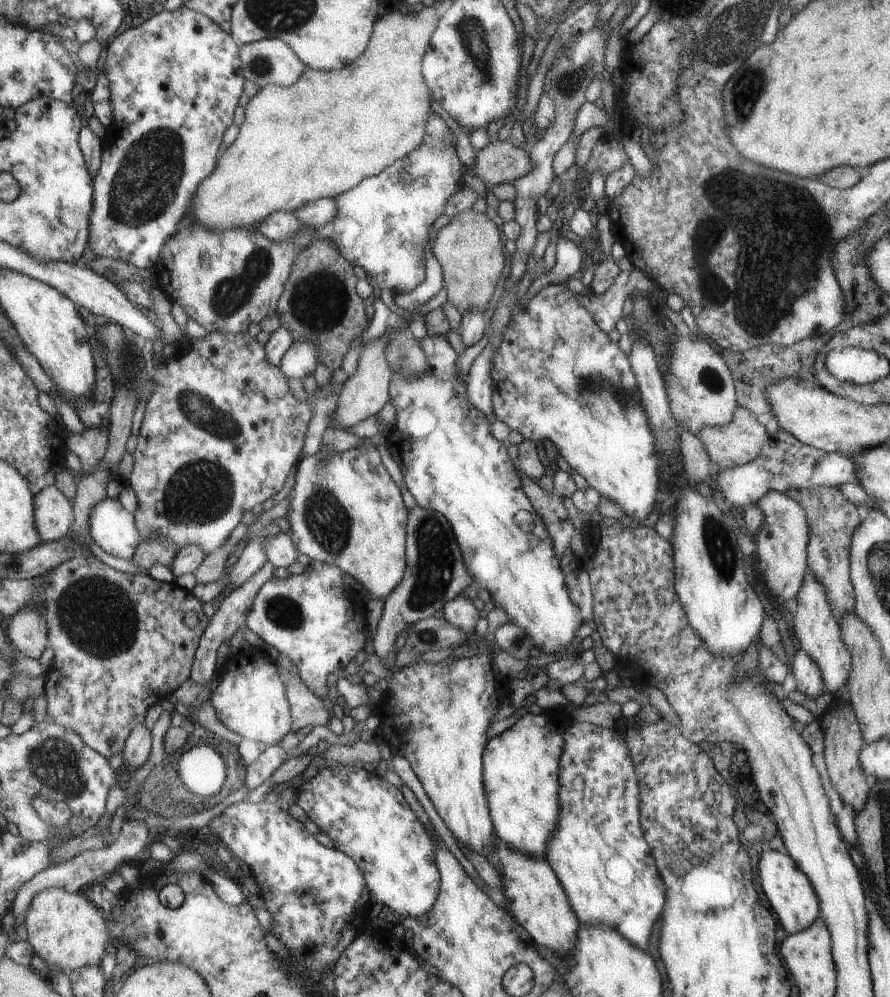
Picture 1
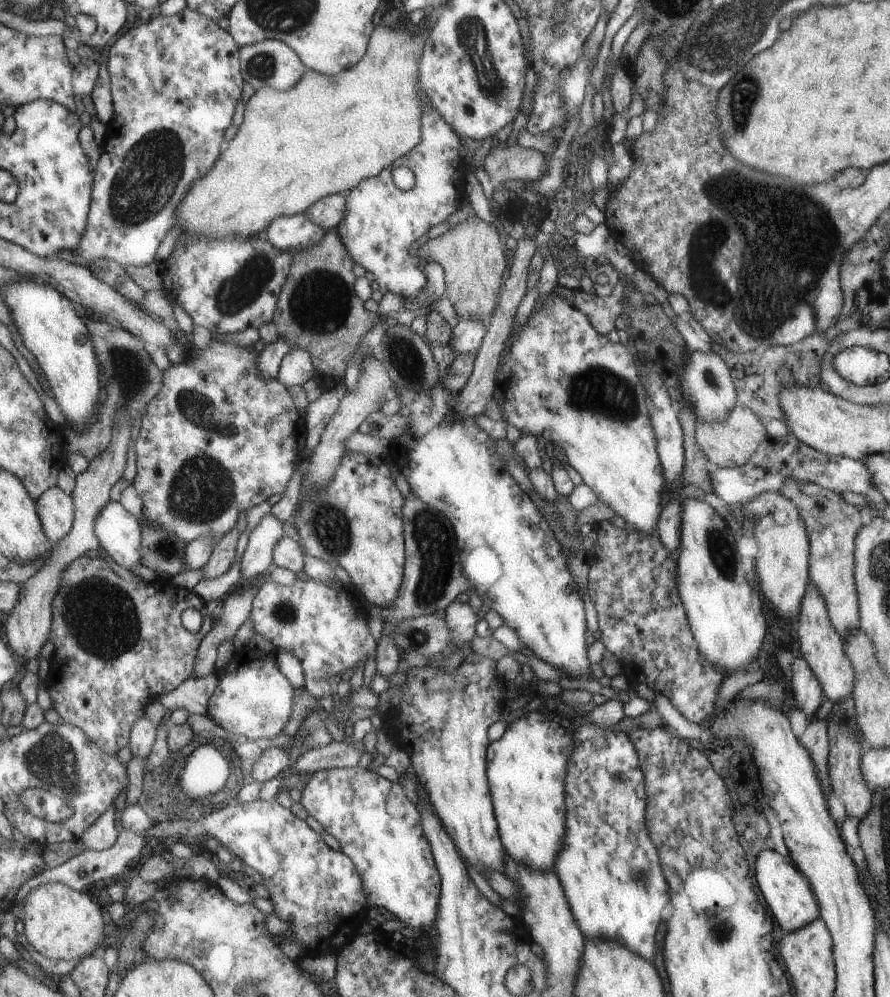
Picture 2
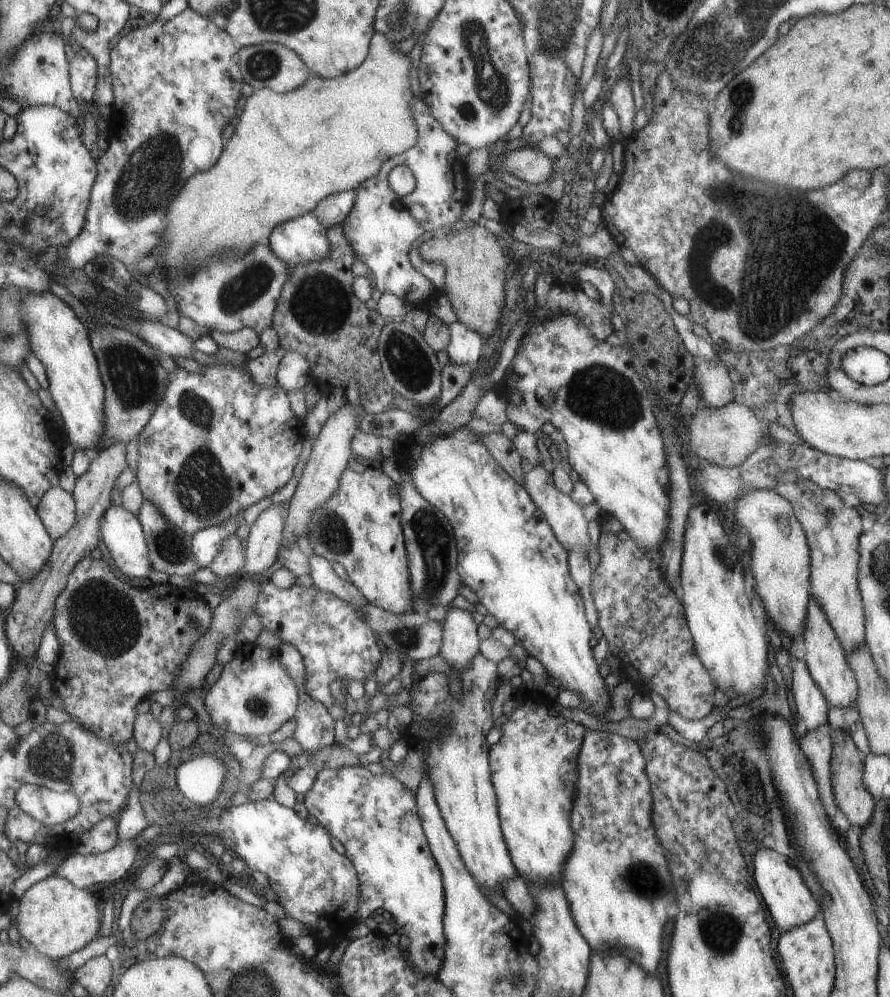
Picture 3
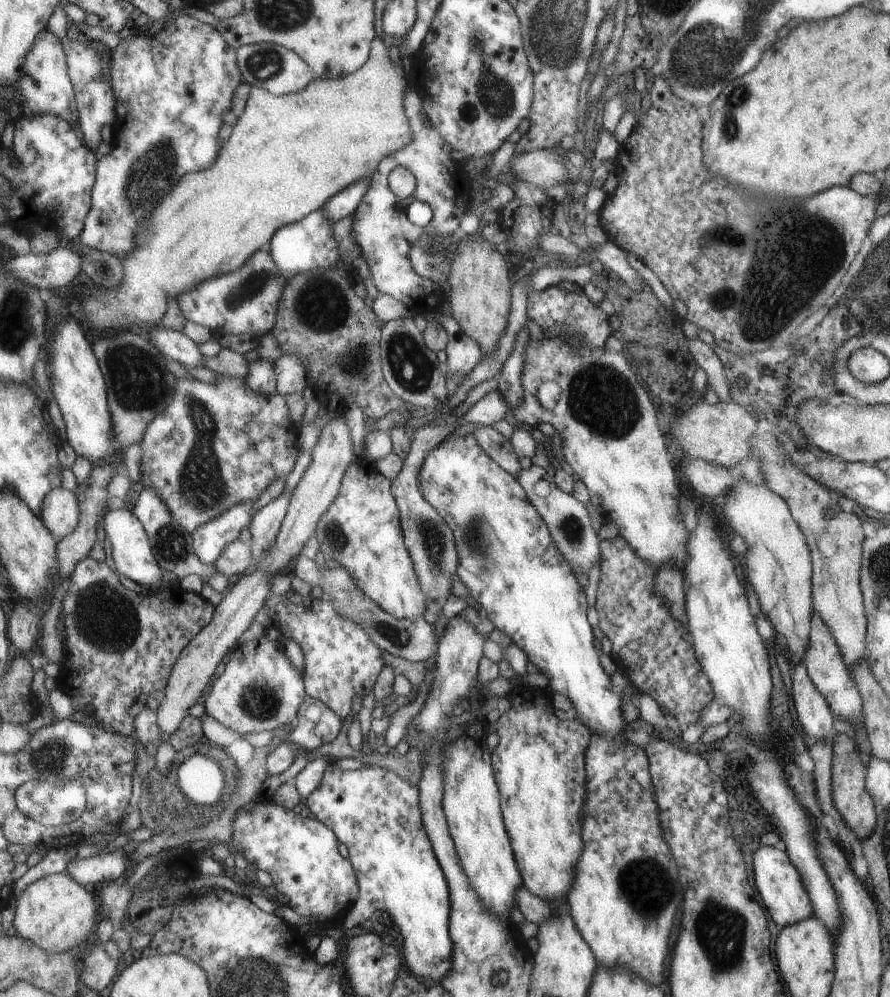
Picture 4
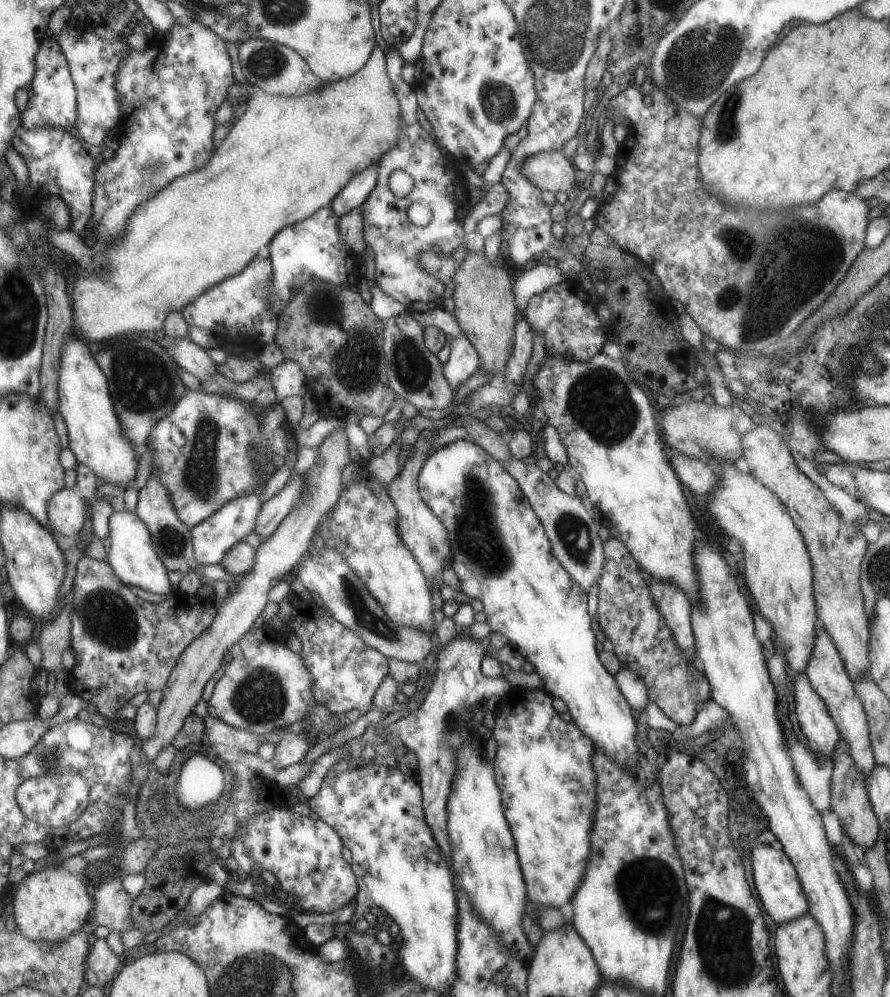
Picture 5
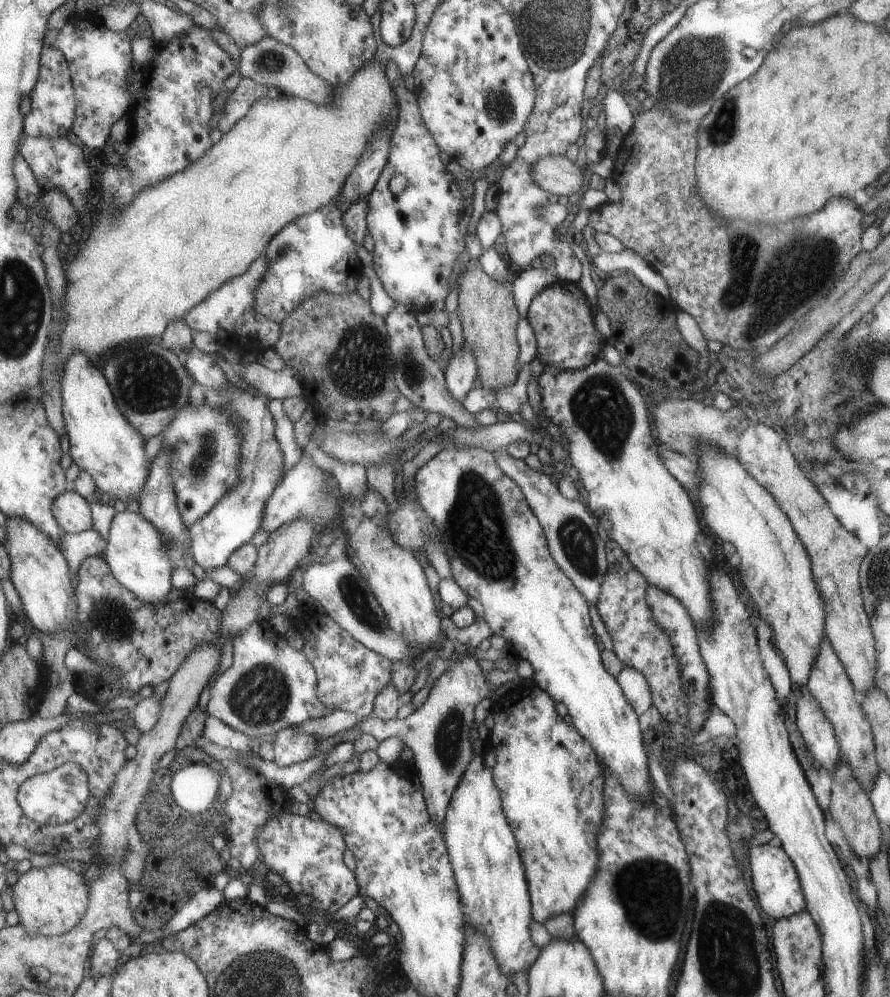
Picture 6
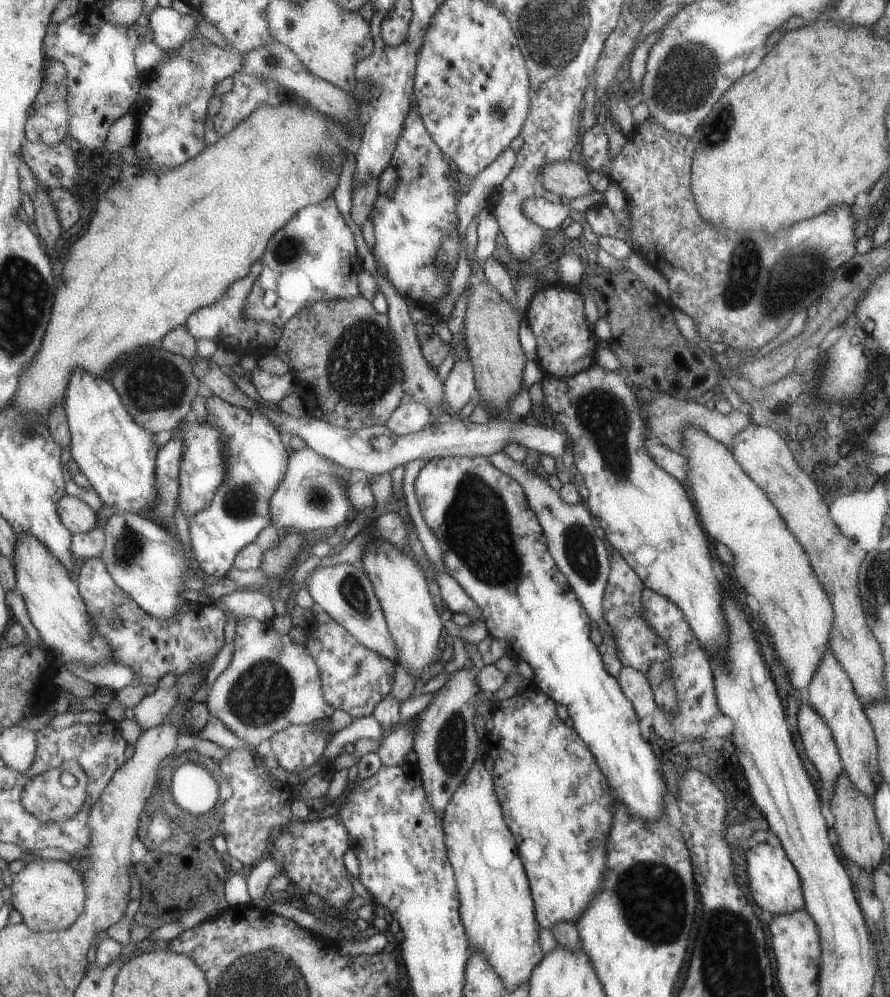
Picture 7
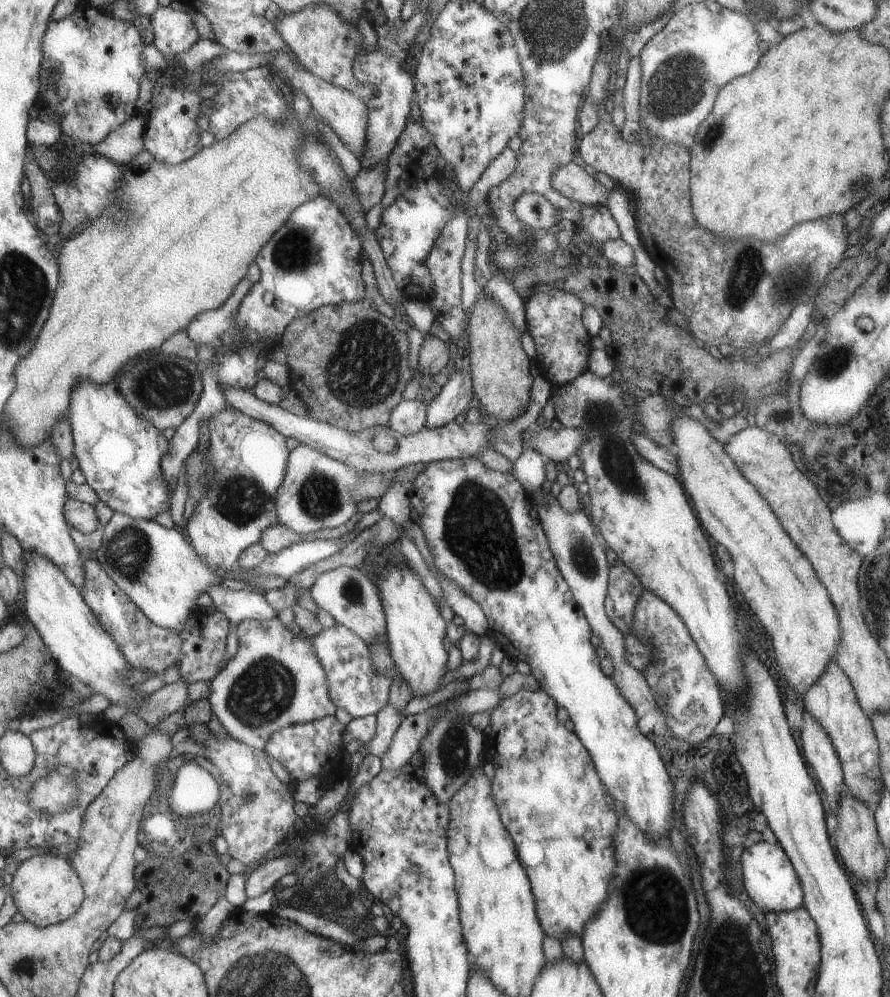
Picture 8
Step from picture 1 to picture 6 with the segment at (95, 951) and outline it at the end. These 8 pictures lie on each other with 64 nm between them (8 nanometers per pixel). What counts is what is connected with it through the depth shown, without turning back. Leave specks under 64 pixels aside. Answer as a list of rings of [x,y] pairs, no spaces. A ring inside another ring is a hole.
[[[50,864],[41,868],[31,867],[28,872],[21,874],[18,881],[12,886],[14,896],[14,909],[20,917],[20,922],[25,929],[33,934],[40,936],[60,936],[73,930],[85,917],[89,909],[89,882],[83,876],[83,873],[77,873],[73,867],[64,866],[64,864]]]

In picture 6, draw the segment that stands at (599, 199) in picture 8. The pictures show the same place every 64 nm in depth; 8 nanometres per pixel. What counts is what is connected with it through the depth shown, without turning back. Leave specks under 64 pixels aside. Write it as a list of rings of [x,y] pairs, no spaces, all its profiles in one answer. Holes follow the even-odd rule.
[[[564,155],[563,156],[545,156],[541,160],[537,160],[531,166],[531,175],[533,182],[535,182],[544,192],[557,195],[557,196],[571,196],[580,192],[582,187],[583,172],[579,162],[570,162]]]

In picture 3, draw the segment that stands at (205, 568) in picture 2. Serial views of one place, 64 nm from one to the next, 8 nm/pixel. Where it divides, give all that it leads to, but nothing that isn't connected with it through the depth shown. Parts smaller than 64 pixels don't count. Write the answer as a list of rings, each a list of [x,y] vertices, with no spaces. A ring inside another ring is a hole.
[[[233,533],[221,542],[219,552],[213,556],[208,568],[215,576],[222,579],[238,573],[243,575],[243,564],[245,564],[245,548],[241,547],[241,543]]]

